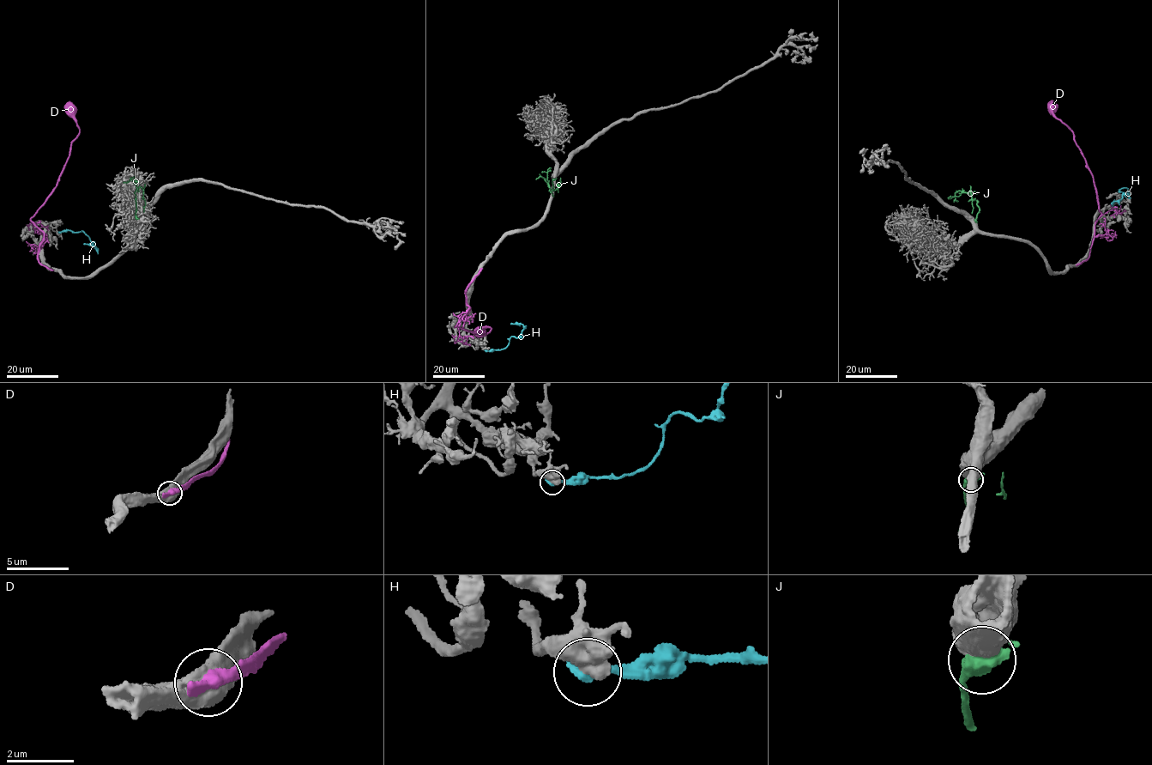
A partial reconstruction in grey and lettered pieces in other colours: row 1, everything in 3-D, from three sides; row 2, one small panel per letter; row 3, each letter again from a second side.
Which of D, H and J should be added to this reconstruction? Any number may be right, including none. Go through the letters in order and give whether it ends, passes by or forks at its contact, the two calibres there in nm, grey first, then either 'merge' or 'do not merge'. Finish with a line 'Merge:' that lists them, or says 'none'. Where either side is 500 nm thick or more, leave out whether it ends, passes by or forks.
D: 600/550 nm | do not merge
H: 700/440 nm | do not merge
J: 800/700 nm | do not merge
Merge: none

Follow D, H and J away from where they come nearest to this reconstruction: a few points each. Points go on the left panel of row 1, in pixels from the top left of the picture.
D: (51, 270), (38, 260), (44, 232), (31, 219), (56, 185), (70, 146), (79, 132), (75, 107), (68, 102)
H: (59, 233), (82, 231), (95, 248), (84, 243)
J: (135, 217), (135, 191), (139, 186), (145, 200), (143, 212)

